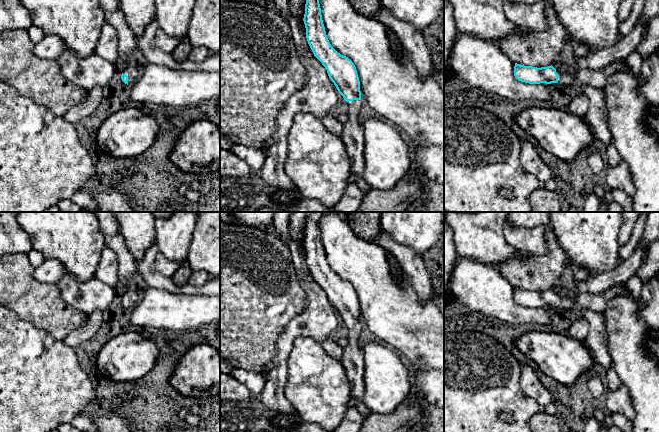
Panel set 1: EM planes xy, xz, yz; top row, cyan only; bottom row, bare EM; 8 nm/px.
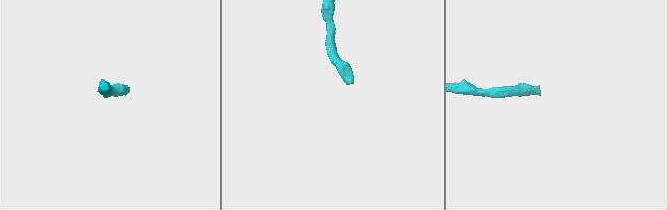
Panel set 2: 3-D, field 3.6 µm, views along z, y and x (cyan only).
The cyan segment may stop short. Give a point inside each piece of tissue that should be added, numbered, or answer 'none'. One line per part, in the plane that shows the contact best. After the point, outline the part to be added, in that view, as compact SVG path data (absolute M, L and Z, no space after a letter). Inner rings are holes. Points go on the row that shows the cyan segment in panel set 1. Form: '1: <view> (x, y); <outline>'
1: xy (130, 71); M127 66L126 69L123 70L123 74L128 76L128 85L134 84L138 79L138 73L135 67Z

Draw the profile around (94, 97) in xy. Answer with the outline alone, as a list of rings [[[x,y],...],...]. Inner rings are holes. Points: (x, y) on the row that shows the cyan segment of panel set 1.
[[[94,87],[87,94],[87,99],[73,108],[71,108],[63,117],[65,120],[75,125],[80,120],[91,115],[101,104],[104,88]]]

